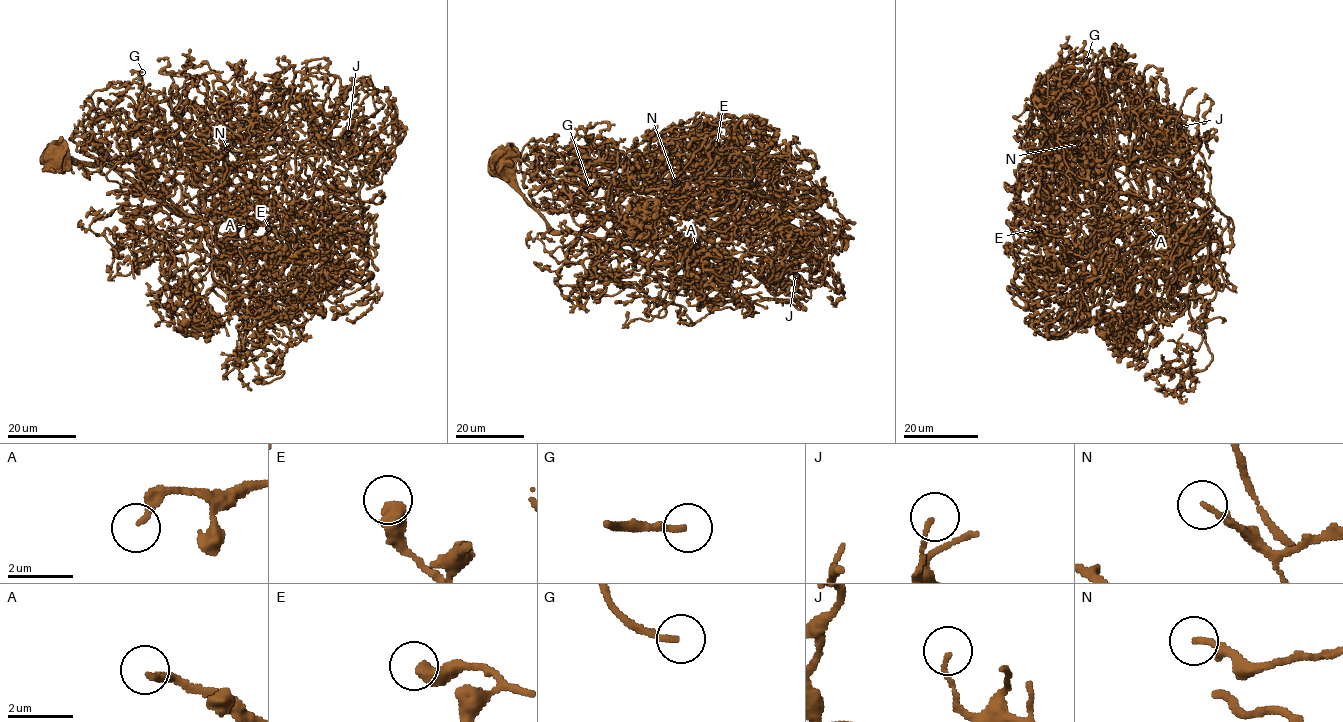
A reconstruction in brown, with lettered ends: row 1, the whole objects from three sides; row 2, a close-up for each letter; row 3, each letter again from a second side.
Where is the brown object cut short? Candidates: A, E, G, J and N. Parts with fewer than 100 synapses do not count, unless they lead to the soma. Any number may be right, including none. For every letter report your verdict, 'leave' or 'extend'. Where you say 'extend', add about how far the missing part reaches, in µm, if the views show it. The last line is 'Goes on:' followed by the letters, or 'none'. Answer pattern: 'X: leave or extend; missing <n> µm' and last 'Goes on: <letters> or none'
A: extend; missing 30 µm
E: leave
G: extend; missing 30 µm
J: leave
N: leave
Goes on: A, G

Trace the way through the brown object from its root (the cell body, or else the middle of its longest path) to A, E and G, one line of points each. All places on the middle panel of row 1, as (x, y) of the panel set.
A: (500, 168), (555, 231), (590, 234), (660, 262), (695, 260), (700, 265), (733, 268), (739, 262), (696, 246)
E: (500, 168), (555, 231), (704, 266), (735, 237), (723, 186), (732, 165), (716, 144)
G: (500, 168), (555, 231), (679, 257), (670, 199), (593, 167), (590, 188)

